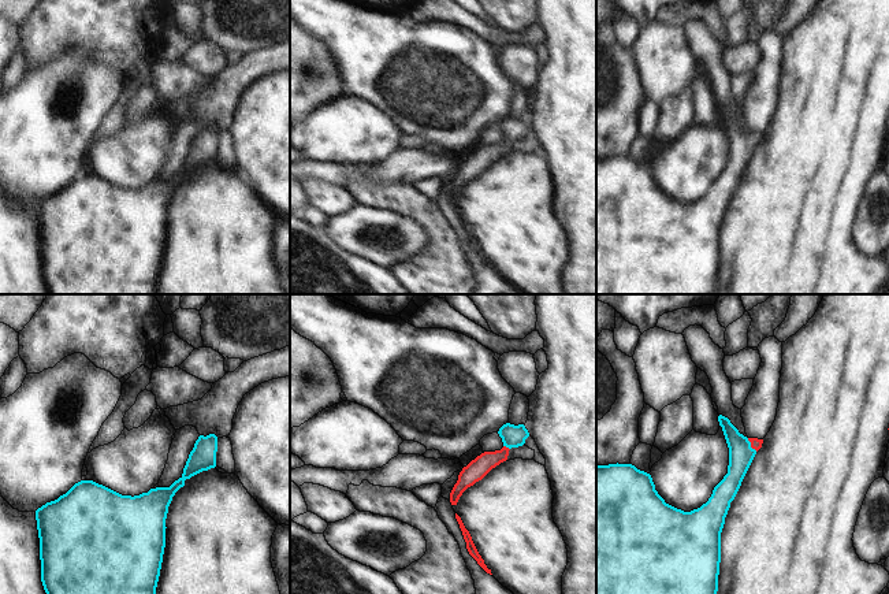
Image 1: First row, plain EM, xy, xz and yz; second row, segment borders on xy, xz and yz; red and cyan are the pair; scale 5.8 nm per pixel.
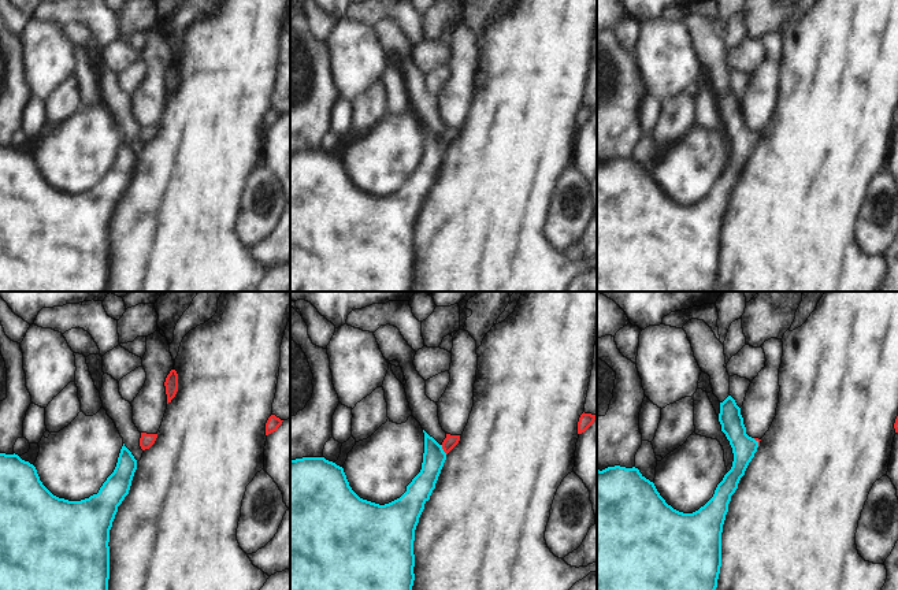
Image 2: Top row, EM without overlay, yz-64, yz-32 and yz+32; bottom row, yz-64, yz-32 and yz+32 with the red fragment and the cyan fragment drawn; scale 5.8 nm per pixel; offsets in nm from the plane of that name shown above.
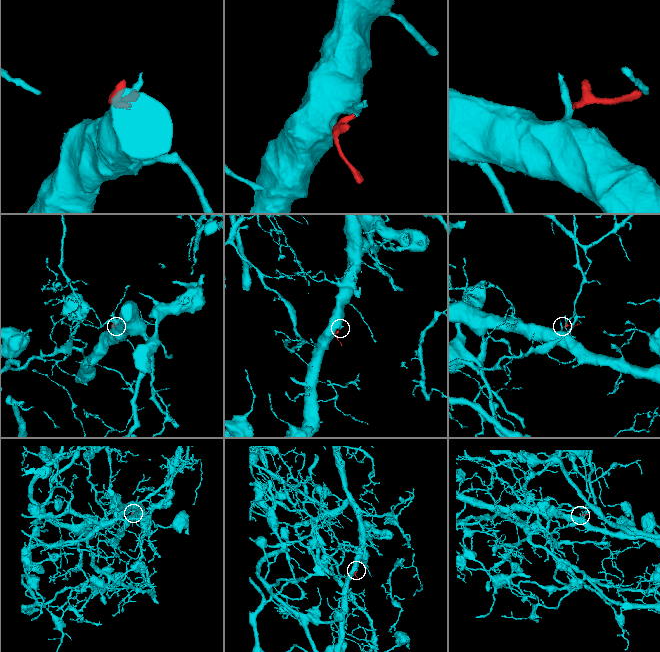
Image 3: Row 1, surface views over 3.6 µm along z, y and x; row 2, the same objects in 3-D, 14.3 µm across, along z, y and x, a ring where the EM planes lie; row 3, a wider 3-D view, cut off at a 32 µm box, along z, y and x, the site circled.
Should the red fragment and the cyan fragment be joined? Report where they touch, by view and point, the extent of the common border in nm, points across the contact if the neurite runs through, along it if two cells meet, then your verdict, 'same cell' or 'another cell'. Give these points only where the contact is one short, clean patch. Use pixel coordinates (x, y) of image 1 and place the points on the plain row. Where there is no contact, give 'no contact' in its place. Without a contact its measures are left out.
yz (751, 138) | 100 nm | across yz (755, 137), (751, 138), (740, 147) | same cell

